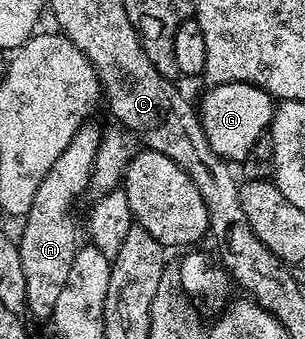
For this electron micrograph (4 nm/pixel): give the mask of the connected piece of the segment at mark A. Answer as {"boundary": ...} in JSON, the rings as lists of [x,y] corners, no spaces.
{"boundary":[[[95,121],[80,126],[70,145],[62,149],[62,157],[54,161],[50,173],[46,173],[42,185],[38,185],[28,214],[23,216],[24,232],[18,238],[18,250],[24,274],[24,302],[31,318],[33,315],[36,319],[51,320],[54,305],[58,305],[58,297],[62,294],[62,285],[66,285],[66,277],[70,275],[70,265],[78,250],[76,215],[72,206],[84,190],[89,190],[101,134],[102,127]]]}

